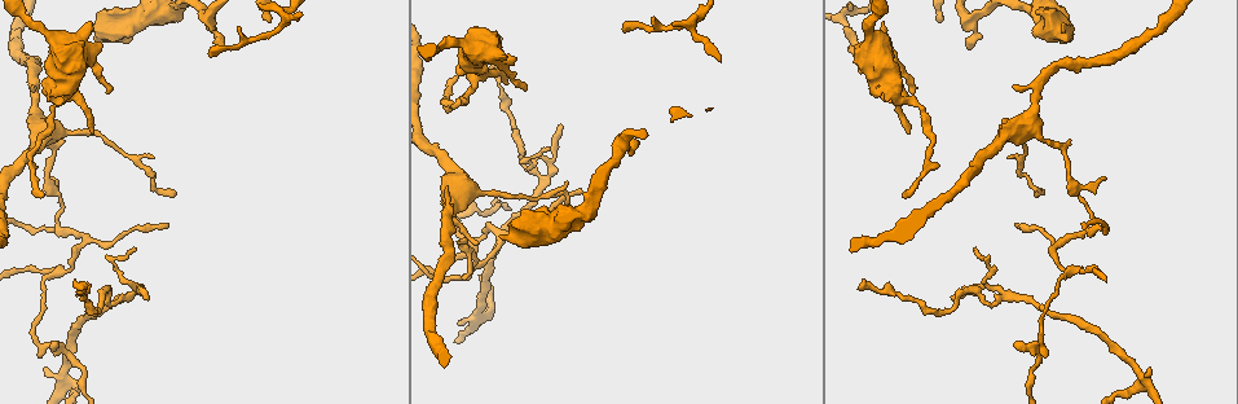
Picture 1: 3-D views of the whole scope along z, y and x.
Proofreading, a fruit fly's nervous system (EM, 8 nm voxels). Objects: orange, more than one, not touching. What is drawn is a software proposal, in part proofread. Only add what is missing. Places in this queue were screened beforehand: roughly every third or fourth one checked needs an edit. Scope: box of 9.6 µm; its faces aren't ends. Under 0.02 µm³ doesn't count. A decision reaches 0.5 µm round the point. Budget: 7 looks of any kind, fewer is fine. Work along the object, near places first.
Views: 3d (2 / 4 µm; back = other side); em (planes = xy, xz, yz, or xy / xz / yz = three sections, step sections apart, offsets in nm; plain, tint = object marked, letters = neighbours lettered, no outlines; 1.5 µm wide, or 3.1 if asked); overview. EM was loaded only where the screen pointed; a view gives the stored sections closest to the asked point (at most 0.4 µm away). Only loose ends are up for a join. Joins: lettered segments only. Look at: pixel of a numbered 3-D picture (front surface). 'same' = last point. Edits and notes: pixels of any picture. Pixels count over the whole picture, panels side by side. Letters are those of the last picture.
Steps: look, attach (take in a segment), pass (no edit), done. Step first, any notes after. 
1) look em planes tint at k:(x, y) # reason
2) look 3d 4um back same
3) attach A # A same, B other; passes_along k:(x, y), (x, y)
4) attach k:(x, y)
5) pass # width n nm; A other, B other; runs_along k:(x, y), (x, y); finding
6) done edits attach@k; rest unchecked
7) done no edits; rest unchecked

look em planes letters at 1:(881, 23)

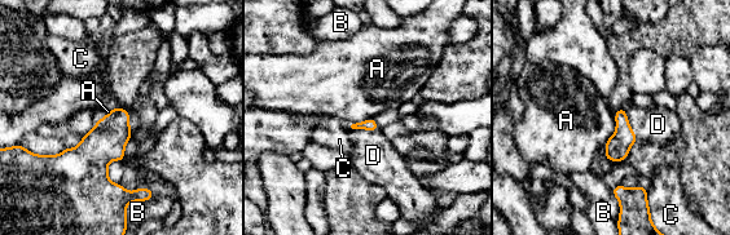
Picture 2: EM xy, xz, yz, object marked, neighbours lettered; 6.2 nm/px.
attach D # longest_contact D 220 nm; A other, B other, C other, D same; passes_along 2:(618, 146), (628, 124), (658, 124); it goes on there

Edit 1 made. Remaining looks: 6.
look overview

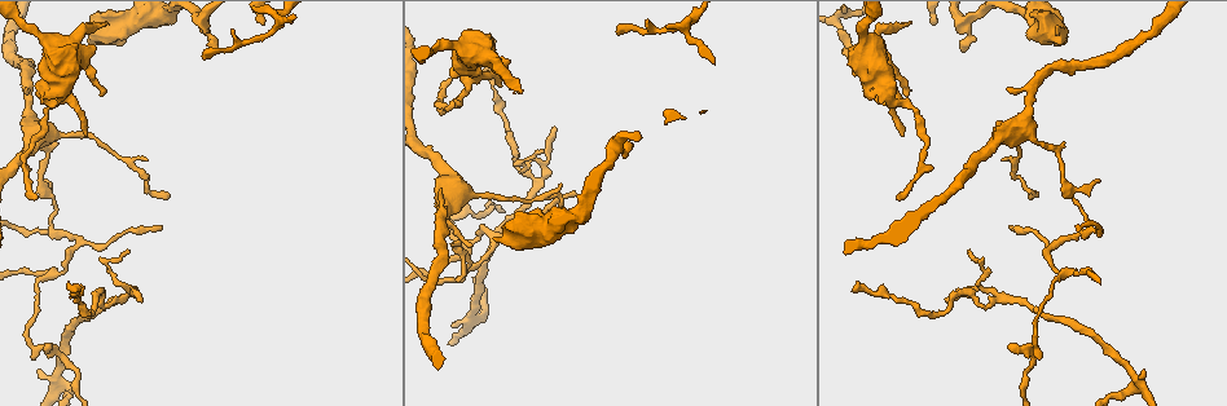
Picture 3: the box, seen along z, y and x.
look 3d 2um back at 3:(25, 89) # an open end

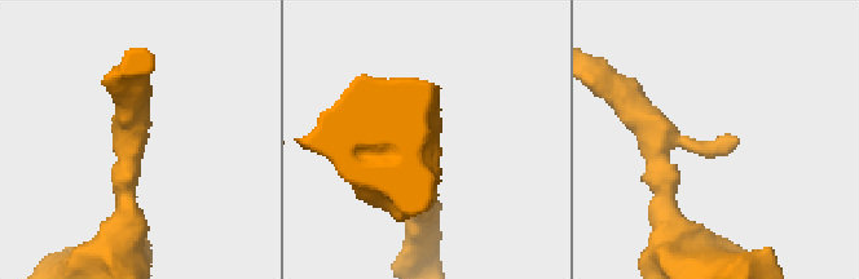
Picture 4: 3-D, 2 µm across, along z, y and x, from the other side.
look em planes tint at 4:(735, 136) # shape alone is not enough

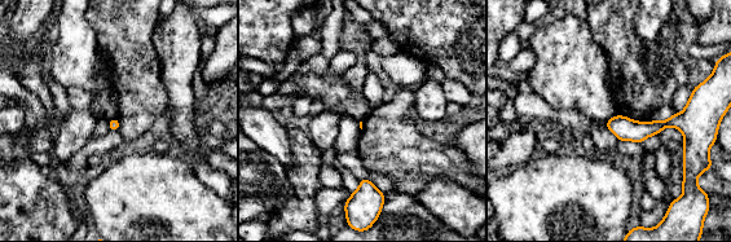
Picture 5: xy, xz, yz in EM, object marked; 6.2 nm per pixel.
look em planes letters same

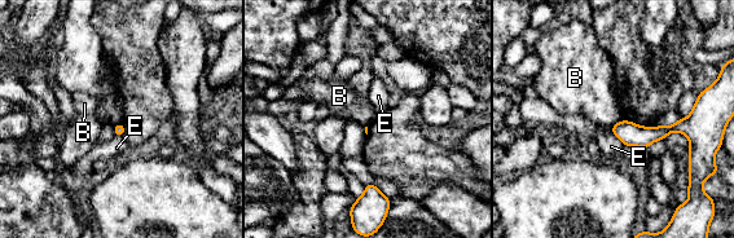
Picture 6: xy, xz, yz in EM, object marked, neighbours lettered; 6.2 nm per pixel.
pass # B other, E other; border 6:(620, 120), (611, 127); none of them fits

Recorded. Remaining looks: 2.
look em yz step 8 letters at 3:(68, 284) # an open end

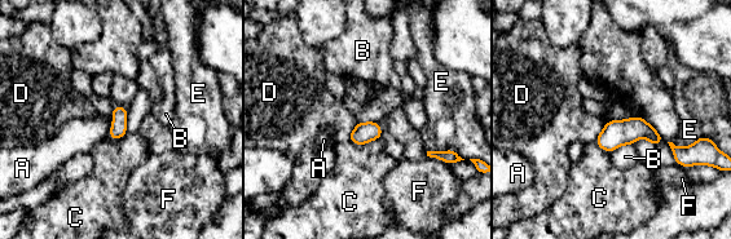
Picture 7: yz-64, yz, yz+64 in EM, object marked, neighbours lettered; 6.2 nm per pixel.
look em planes letters same

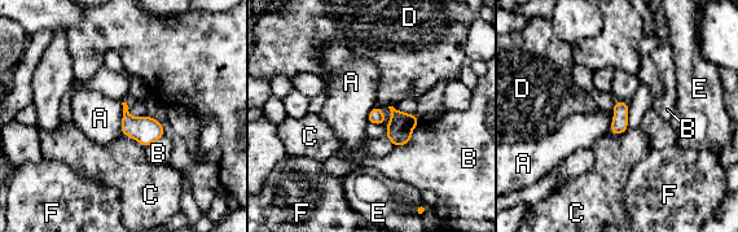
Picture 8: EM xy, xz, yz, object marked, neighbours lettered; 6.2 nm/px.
pass # width 100 nm; A other, B other, C other, D other, E other, F other; border 8:(121, 103), (123, 134); none of them fits

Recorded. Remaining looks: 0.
done edits attach@2; rest unchecked

